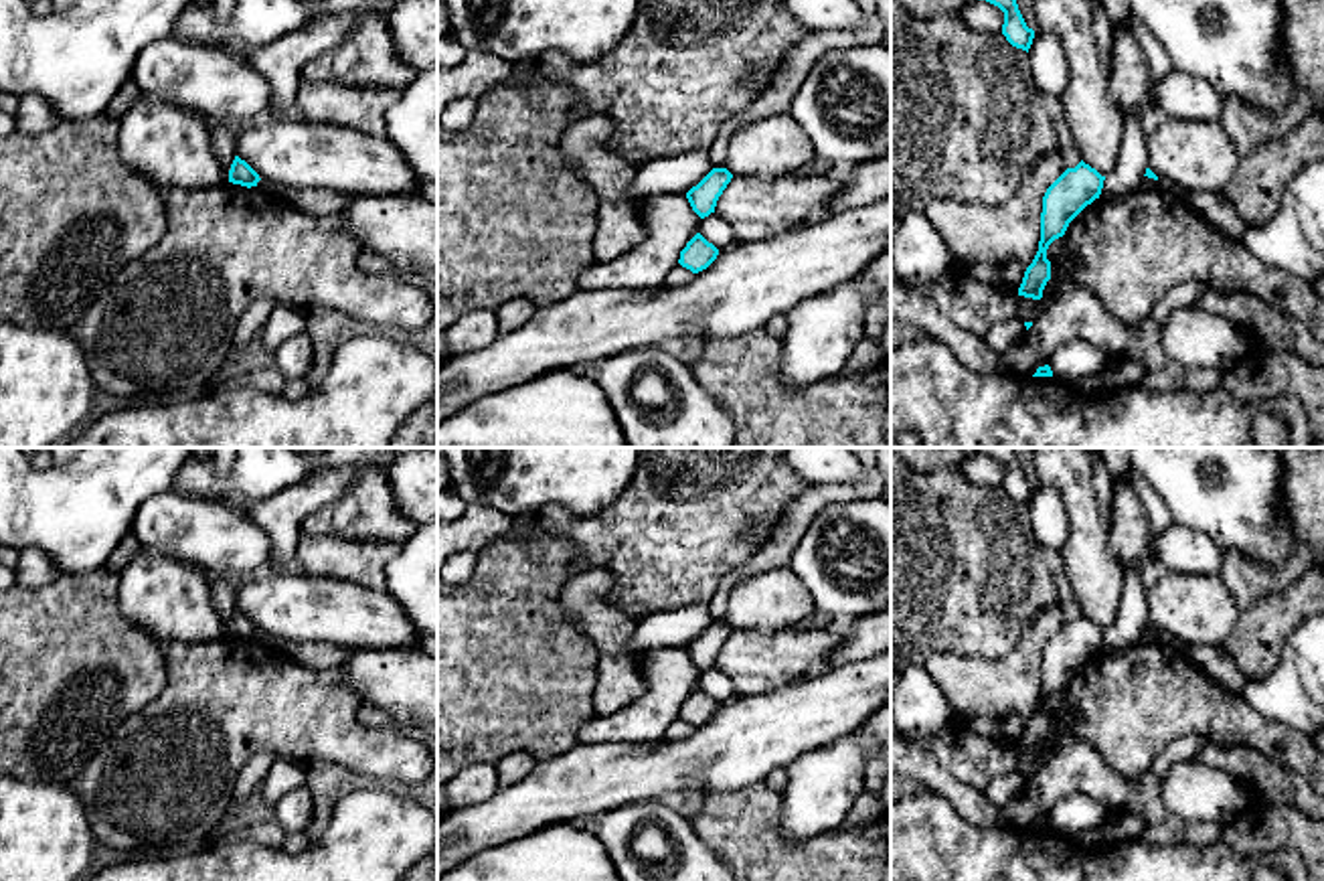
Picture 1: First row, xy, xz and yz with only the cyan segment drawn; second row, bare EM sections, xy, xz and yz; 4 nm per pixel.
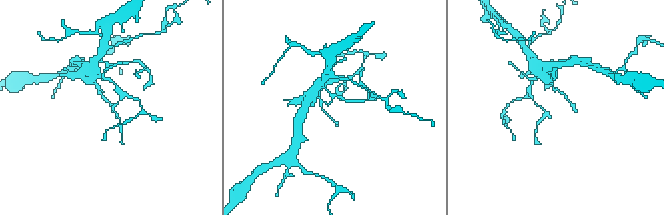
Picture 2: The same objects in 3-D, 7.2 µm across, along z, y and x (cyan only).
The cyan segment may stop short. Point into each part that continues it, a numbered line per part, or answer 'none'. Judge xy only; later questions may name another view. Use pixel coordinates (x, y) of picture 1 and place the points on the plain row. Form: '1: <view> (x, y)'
none

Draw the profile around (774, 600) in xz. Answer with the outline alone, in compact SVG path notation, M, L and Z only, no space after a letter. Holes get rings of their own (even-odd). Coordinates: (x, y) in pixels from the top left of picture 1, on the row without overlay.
M790 567L743 579L731 593L727 624L733 630L779 632L816 612L808 587Z

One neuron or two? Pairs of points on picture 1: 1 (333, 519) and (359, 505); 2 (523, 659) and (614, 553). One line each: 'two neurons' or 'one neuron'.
1: one neuron
2: two neurons

